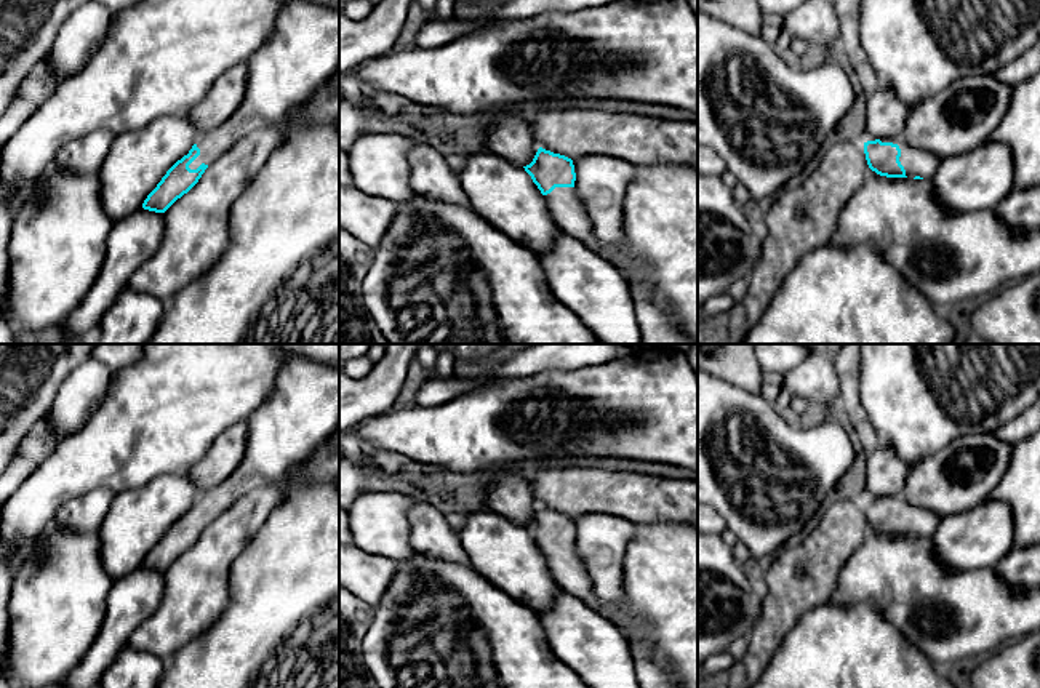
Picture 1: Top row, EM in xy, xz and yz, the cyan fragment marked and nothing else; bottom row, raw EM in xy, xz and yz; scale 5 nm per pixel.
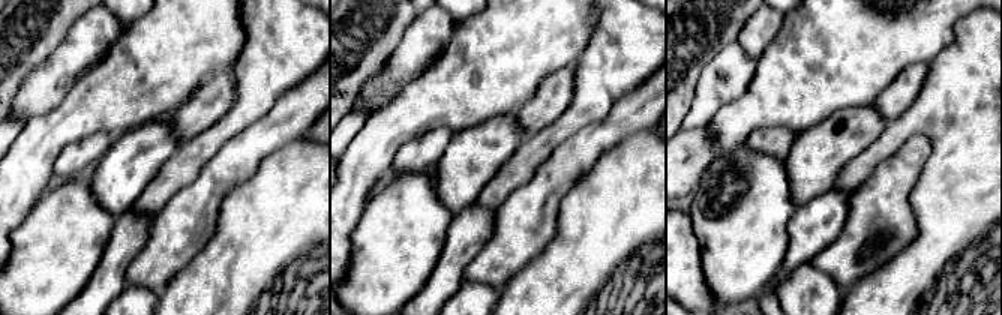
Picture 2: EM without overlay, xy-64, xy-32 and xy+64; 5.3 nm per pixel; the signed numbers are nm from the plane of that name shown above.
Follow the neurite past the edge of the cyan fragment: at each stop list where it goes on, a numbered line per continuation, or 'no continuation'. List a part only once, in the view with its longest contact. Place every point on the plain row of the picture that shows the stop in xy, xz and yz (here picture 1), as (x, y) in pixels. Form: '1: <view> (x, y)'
1: yz (917, 520)

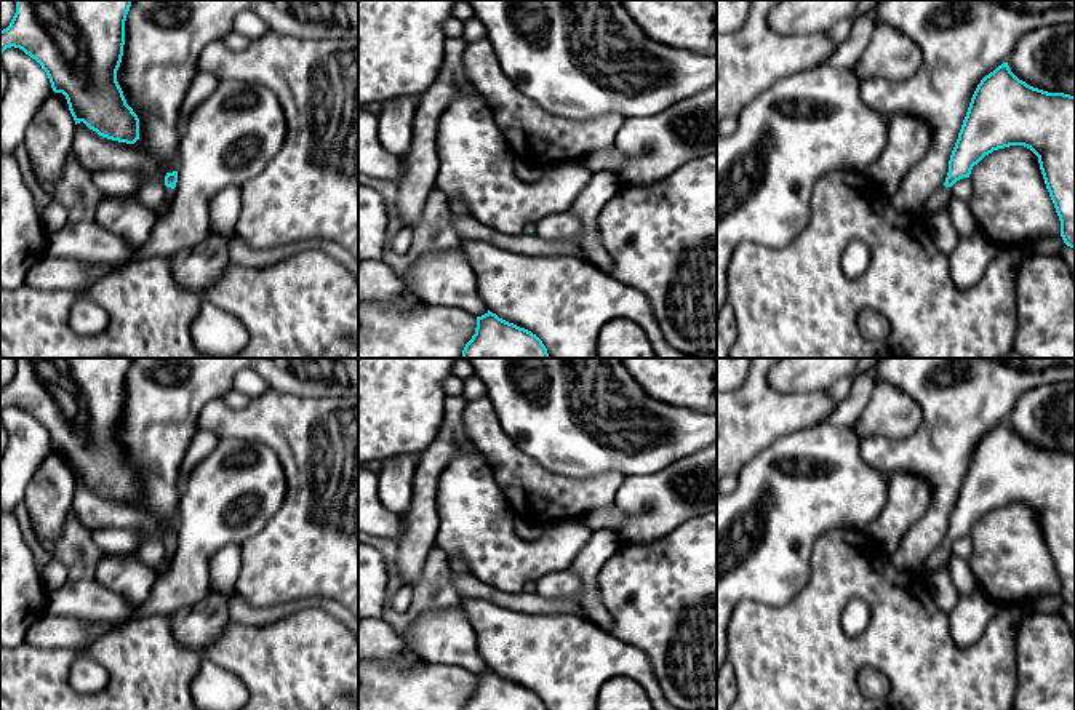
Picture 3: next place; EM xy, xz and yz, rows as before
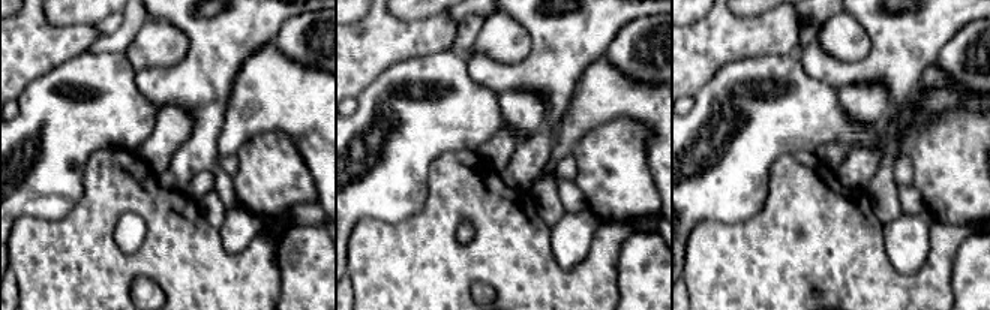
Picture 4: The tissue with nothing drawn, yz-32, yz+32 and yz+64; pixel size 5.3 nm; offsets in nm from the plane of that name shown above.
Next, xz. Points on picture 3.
no continuation

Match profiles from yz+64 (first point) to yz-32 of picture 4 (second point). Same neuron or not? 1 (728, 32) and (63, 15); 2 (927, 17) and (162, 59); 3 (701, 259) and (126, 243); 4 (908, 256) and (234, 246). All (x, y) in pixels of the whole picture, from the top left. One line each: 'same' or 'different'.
1: different
2: different
3: different
4: same

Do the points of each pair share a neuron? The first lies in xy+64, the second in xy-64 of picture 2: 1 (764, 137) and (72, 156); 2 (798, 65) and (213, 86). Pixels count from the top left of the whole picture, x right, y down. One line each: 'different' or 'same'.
1: same
2: different

